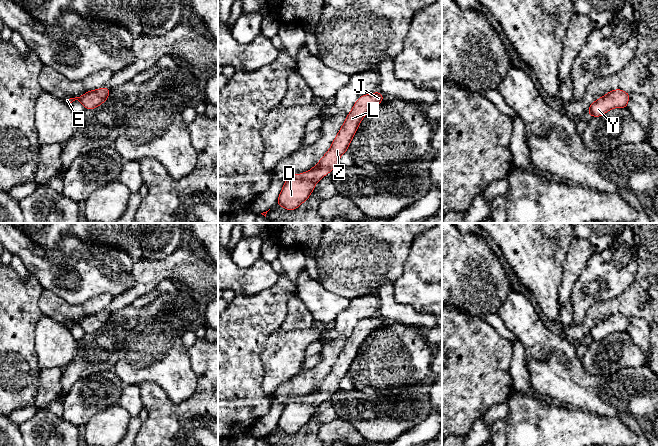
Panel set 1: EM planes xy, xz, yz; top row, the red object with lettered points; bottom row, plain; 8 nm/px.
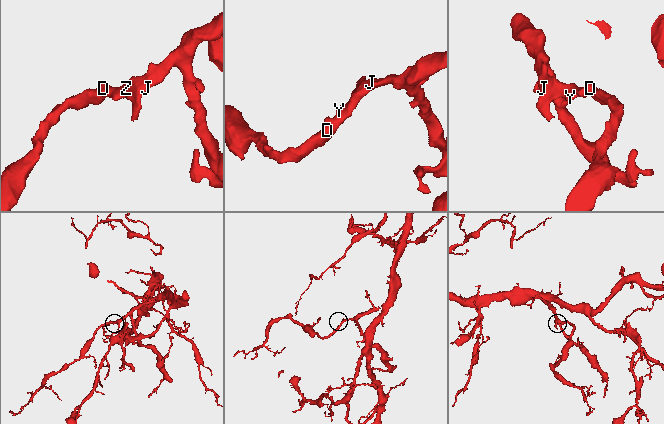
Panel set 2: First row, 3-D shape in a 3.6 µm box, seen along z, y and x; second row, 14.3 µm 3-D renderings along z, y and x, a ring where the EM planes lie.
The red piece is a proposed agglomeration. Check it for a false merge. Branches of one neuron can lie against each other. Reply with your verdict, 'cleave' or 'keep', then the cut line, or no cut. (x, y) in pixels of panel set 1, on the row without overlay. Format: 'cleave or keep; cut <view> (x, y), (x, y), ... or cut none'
keep; cut none

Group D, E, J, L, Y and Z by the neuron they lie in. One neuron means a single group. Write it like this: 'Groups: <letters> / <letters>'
Groups: D E J L Y Z

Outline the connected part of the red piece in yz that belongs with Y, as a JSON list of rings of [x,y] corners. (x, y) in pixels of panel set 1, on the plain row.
[[[621,313],[612,314],[597,325],[592,326],[588,340],[600,341],[616,331],[627,332],[629,320],[630,317],[626,317]]]

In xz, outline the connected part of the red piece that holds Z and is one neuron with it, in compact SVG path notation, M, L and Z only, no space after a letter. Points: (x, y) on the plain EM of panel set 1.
M380 316L359 321L351 336L346 340L330 373L311 394L292 399L285 405L276 428L286 434L294 434L306 425L314 414L315 407L339 390L339 383L347 375L361 344L371 332L382 325L383 318Z

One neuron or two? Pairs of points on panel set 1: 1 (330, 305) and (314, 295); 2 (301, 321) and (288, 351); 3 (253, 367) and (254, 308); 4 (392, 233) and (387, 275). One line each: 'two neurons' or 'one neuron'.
1: one neuron
2: two neurons
3: one neuron
4: one neuron

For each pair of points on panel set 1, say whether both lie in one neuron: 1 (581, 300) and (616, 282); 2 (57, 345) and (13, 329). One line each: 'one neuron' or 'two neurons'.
1: one neuron
2: two neurons

